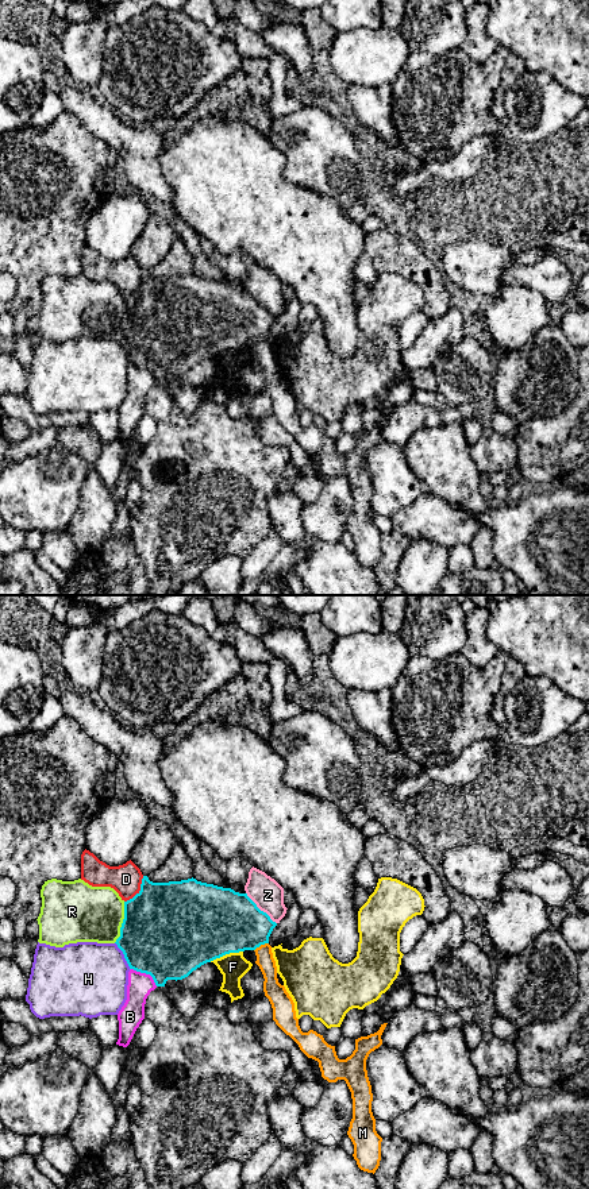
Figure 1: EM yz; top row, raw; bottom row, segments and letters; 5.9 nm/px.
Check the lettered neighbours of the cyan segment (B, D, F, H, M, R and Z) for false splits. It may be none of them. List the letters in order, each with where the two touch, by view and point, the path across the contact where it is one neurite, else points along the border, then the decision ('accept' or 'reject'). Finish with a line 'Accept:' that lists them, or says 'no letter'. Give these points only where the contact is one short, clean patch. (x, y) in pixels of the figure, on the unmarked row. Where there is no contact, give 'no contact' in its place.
B: yz (145, 367) | reject
D: yz (139, 286) | reject
F: yz (226, 348) | reject
H: yz (124, 351) | reject
M: yz (261, 339) | along yz (268, 338), (254, 346) | reject
R: yz (123, 317) | reject
Z: yz (258, 304) | reject
Accept: no letter

